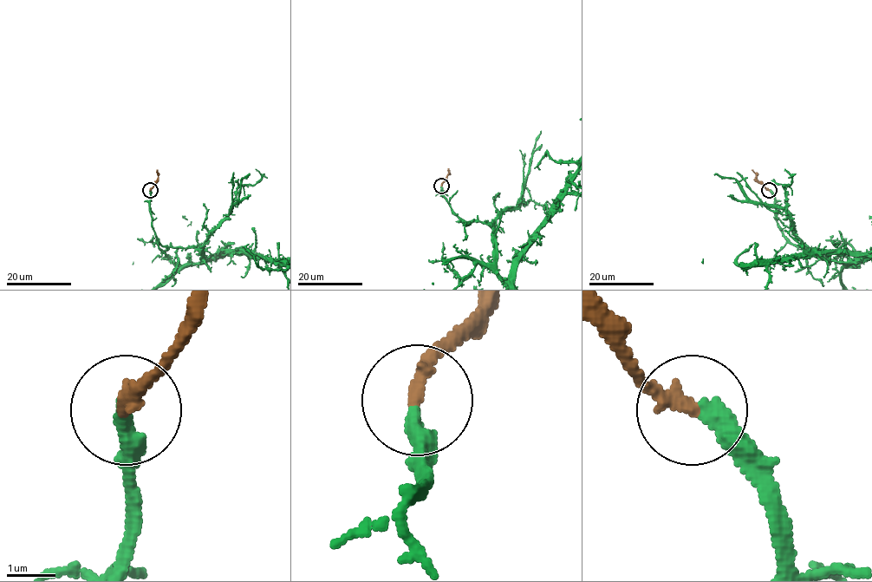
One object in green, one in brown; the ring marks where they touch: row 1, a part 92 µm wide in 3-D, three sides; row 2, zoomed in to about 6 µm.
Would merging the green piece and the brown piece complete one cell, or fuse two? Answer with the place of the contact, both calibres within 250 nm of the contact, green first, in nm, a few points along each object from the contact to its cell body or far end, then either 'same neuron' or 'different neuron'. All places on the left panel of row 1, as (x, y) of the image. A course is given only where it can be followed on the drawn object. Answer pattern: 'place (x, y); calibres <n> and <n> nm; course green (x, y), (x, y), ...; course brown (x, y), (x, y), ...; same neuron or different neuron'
place (150, 190); calibres 380 and 280 nm; course green (150, 190), (152, 226), (160, 244), (195, 248), (202, 258), (174, 271); course brown (150, 190), (158, 178), (157, 170); same neuron

